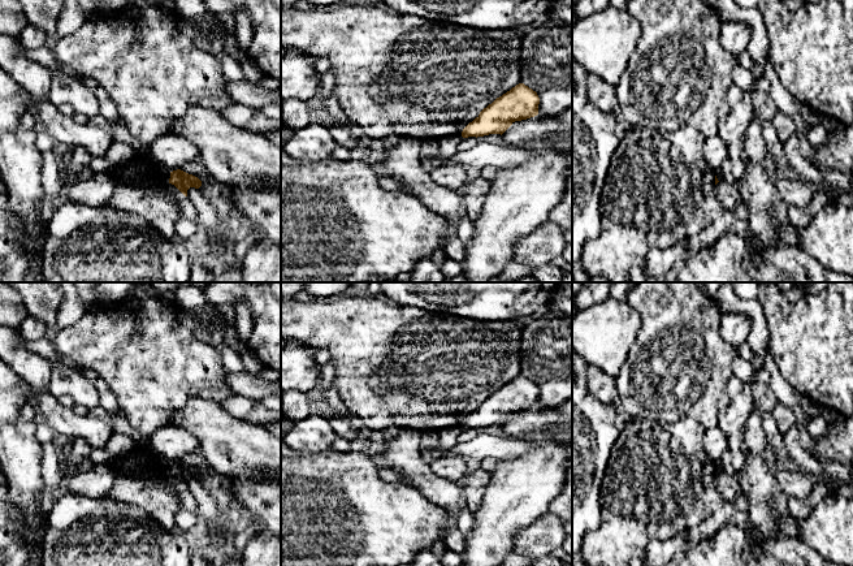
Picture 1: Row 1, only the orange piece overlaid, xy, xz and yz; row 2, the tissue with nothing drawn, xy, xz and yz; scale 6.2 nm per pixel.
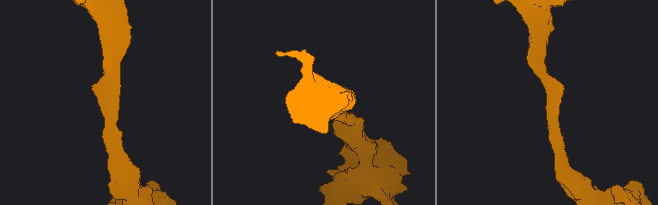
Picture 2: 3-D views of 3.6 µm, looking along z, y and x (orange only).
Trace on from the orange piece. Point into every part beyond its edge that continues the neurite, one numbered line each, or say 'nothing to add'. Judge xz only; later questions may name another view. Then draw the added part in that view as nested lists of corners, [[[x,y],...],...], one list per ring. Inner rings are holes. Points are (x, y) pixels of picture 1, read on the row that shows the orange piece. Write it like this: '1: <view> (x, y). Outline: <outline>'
nothing to add

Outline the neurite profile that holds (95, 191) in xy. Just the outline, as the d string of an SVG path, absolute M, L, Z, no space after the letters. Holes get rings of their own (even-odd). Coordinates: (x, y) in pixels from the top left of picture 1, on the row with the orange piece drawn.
M107 172L92 177L73 180L65 189L62 199L90 207L101 207L111 199L117 182Z

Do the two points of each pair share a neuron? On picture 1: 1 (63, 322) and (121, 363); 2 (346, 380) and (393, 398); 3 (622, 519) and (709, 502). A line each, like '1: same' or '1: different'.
1: different
2: same
3: same

